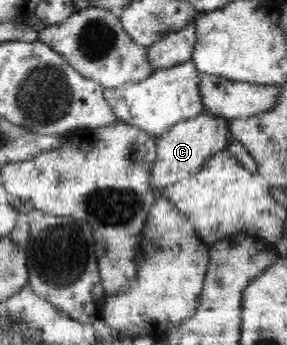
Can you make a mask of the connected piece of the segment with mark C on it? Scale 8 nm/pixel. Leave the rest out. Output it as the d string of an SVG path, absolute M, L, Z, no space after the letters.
M202 113L200 116L182 120L156 137L157 156L151 168L150 184L158 191L176 184L179 180L200 172L202 165L214 154L228 149L232 139L229 123L218 115Z

